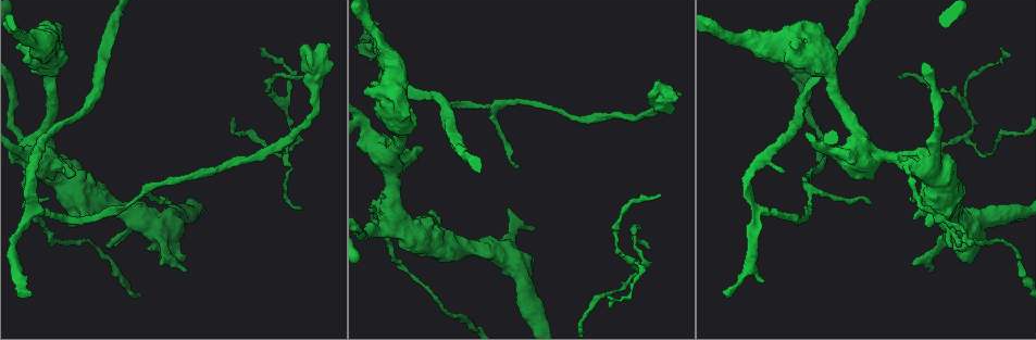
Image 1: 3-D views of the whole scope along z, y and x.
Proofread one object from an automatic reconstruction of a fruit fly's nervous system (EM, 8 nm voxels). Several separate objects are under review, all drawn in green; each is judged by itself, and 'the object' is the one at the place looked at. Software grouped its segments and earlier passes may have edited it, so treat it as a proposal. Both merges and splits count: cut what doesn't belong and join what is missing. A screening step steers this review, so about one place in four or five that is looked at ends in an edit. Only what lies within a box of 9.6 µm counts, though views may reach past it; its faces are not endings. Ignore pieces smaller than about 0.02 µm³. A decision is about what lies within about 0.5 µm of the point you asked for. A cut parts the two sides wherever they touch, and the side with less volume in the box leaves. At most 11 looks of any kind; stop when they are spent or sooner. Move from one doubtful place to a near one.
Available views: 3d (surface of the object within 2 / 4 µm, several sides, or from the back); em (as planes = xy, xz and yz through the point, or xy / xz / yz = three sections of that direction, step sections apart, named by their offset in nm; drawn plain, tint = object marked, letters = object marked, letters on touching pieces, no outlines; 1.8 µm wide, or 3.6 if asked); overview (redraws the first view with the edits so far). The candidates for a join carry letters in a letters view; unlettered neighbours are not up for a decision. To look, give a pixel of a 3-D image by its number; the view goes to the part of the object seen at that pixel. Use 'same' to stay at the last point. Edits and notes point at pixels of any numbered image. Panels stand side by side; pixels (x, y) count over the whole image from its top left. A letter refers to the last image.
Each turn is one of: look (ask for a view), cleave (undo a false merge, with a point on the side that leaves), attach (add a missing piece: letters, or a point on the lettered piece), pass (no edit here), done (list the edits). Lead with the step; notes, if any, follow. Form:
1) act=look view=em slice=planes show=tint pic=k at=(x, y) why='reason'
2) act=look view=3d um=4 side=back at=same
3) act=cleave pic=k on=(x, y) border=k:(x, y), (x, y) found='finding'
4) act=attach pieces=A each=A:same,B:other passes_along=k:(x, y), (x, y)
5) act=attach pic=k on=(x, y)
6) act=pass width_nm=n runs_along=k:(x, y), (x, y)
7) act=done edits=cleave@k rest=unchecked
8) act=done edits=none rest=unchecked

act=look view=3d um=4 pic=1 at=(951, 248) why='free end'

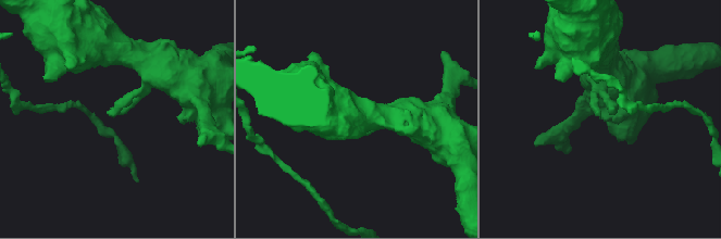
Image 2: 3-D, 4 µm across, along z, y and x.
act=look view=em slice=xz step=8 show=tint pic=2 at=(114, 114)

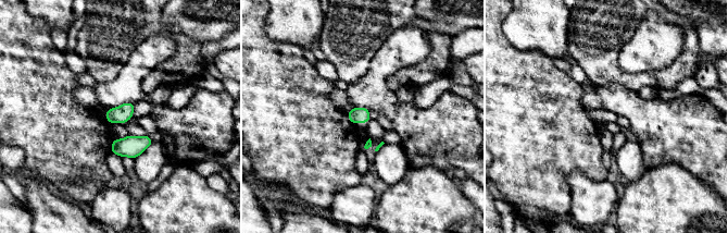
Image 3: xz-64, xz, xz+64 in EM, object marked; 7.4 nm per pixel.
act=look view=em slice=planes show=letters at=same

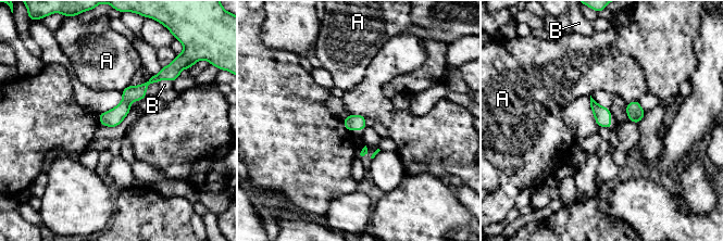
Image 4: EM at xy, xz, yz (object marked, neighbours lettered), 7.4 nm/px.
act=pass longest_contact=B:120nm each=A:other,B:other found='none of them fits'

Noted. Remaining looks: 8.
act=look view=em slice=planes show=letters pic=1 at=(450, 260) why='stops while still wide'

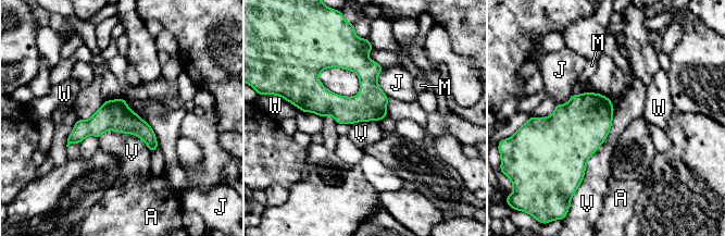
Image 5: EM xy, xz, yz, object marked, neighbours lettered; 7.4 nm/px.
act=pass width_nm=220 each=A:other,J:other,M:other,V:other,W:other runs_along=5:(71, 139), (132, 123), (154, 145) found='none of them fits'

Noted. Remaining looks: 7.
act=look view=3d um=2 pic=1 at=(813, 188) why='arms part here'

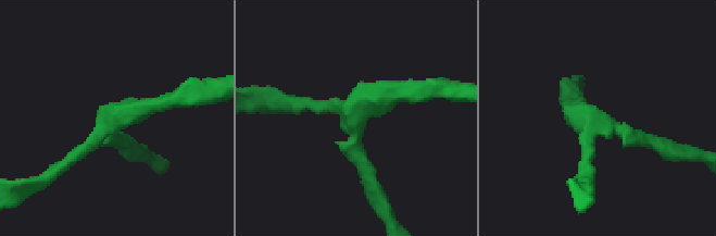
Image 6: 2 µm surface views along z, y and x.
act=look view=em um=3.6 slice=xy step=4 show=letters pic=6 at=(591, 121) why='need the tissue'

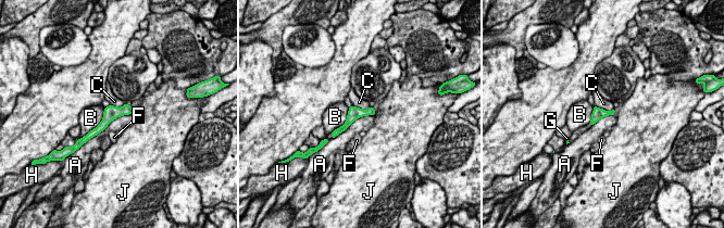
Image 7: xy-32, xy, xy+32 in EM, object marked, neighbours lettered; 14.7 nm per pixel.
act=pass width_nm=170 longest_contact=A:800nm each=A:other,B:other,C:other,F:other,G:other,H:other,J:other found='continuous, no second neuron'

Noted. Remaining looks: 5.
act=look view=3d um=4 pic=1 at=(818, 60) why='abrupt turn'

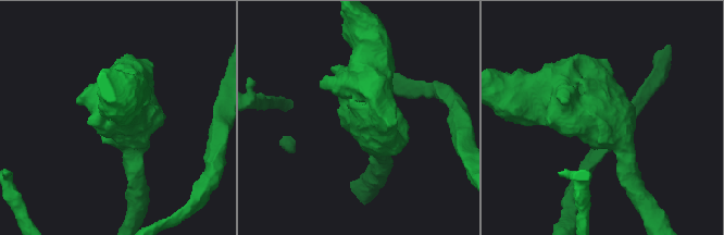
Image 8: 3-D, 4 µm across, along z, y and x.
act=look view=em um=3.6 slice=yz step=16 show=letters pic=8 at=(600, 120)

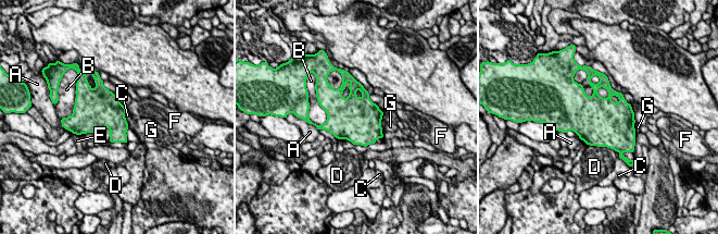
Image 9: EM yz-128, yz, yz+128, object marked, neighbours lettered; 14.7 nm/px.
act=pass each=A:other,B:other,C:other,D:other,E:other,F:other,G:other found='continuous, no second neuron'

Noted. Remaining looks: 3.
act=look view=3d um=4 pic=1 at=(650, 247) why='end of a long branch'

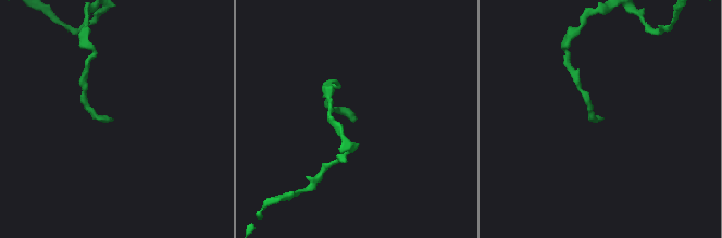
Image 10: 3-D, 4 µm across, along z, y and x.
act=look view=em slice=xz step=4 show=letters pic=10 at=(602, 118)

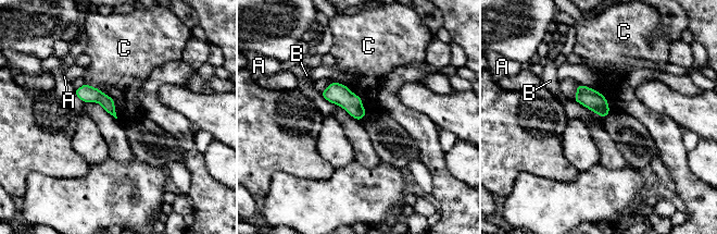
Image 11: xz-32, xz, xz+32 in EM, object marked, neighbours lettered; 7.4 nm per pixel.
act=pass longest_contact=C:360nm each=A:other,B:other,C:other border=11:(85, 83), (113, 99), (117, 118) found='no lettered piece goes on from it'

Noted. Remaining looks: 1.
act=done edits=none rest=unchecked

